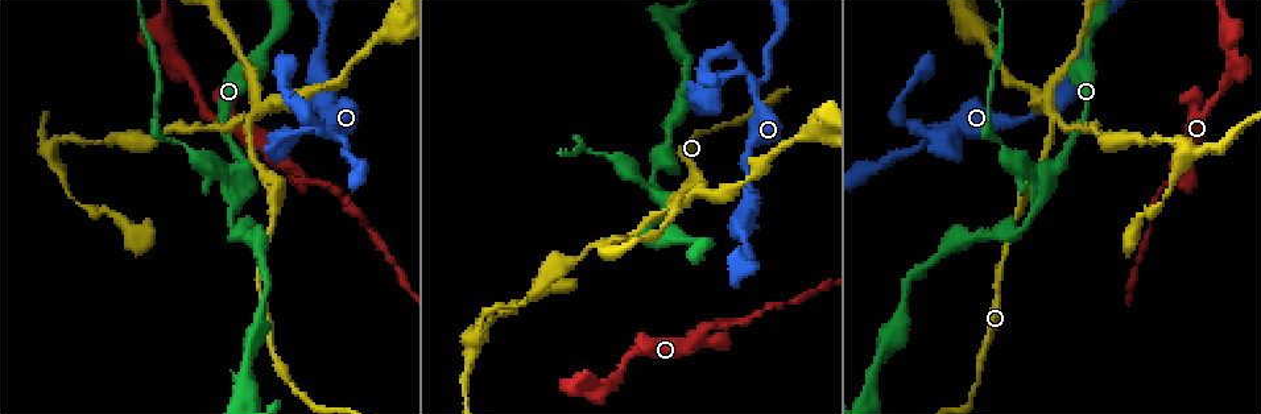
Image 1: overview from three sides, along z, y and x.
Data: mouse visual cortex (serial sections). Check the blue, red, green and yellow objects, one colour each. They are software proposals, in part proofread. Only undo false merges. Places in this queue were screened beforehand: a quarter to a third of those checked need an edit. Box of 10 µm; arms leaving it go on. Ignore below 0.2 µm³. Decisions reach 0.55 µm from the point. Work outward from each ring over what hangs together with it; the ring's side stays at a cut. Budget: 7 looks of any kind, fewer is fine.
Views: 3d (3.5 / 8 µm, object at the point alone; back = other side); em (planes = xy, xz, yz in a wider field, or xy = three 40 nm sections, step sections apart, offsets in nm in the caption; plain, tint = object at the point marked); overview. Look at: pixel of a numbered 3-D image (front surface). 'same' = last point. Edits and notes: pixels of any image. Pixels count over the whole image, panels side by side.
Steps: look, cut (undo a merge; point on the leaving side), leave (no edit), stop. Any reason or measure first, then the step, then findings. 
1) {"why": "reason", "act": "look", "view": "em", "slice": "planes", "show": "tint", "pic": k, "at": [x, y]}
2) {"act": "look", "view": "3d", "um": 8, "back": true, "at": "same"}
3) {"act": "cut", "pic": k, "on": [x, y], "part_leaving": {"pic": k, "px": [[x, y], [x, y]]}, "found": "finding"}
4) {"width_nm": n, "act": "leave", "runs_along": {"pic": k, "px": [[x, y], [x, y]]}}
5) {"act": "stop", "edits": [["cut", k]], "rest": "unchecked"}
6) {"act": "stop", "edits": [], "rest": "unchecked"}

{"why": "sudden change in width", "act": "look", "view": "3d", "um": 3.5, "pic": 1, "at": [667, 203]}

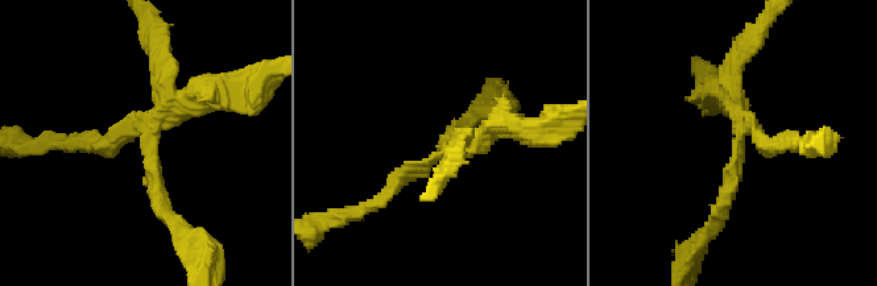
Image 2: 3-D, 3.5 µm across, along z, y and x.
{"why": "need the tissue", "act": "look", "view": "em", "slice": "xy", "step": 1, "show": "tint", "pic": 2, "at": [741, 134]}

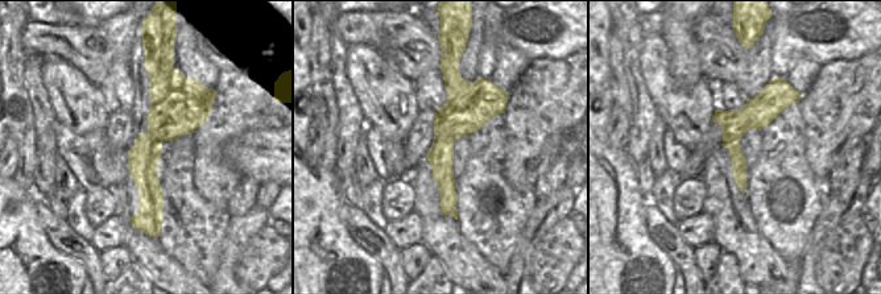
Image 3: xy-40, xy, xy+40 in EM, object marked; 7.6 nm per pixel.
{"arms": 3, "act": "cut", "pic": 2, "on": [218, 87], "border": {"pic": 3, "px": [[183, 78], [160, 106], [152, 106]]}, "found": "a second cell is stuck on"}

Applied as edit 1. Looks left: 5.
{"why": "redraw", "act": "look", "view": "overview"}

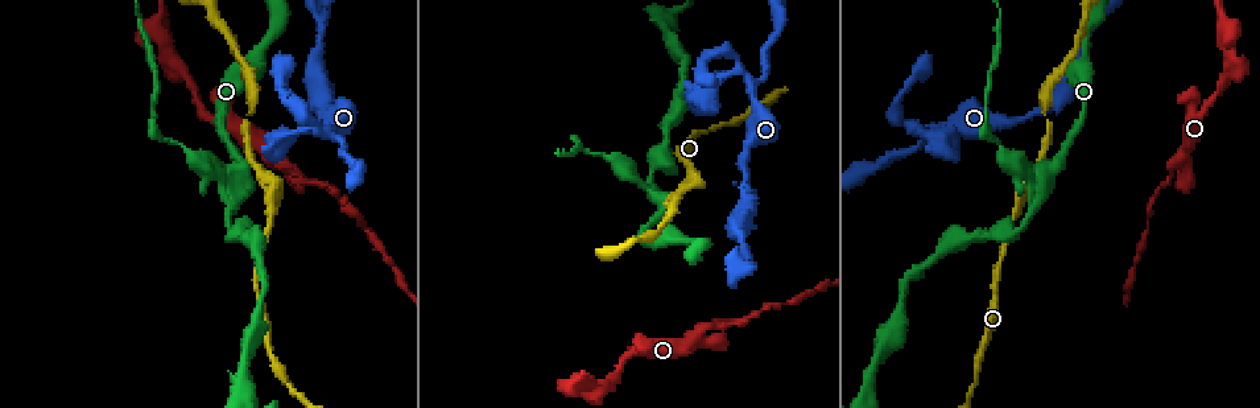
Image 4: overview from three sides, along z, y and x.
{"why": "thin neck", "act": "look", "view": "3d", "um": 3.5, "pic": 4, "at": [585, 150]}

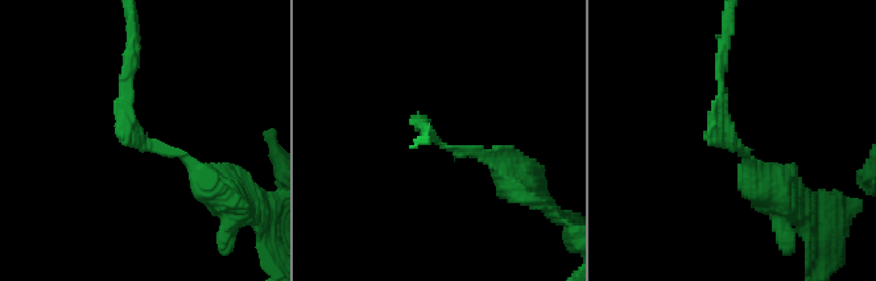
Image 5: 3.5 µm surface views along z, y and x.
{"arm_widths_nm": [150, 300], "act": "look", "view": "em", "slice": "planes", "show": "tint", "pic": 5, "at": [445, 145]}

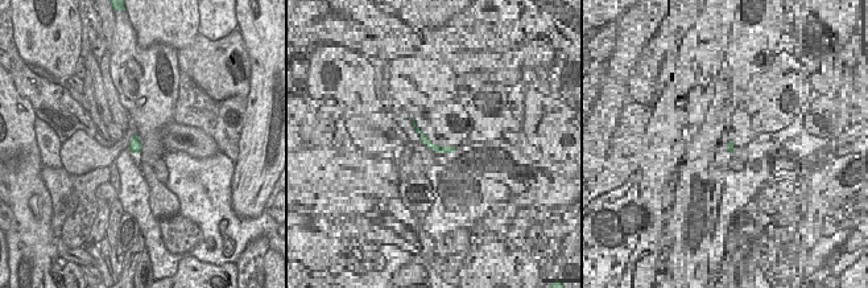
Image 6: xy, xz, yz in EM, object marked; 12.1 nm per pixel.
{"act": "leave", "runs_along": {"pic": 5, "px": [[217, 190], [177, 153], [136, 137], [124, 73]]}, "found": "continuous, no second cell"}

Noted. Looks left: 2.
{"why": "thick turns thin", "act": "look", "view": "3d", "um": 3.5, "pic": 4, "at": [713, 327]}

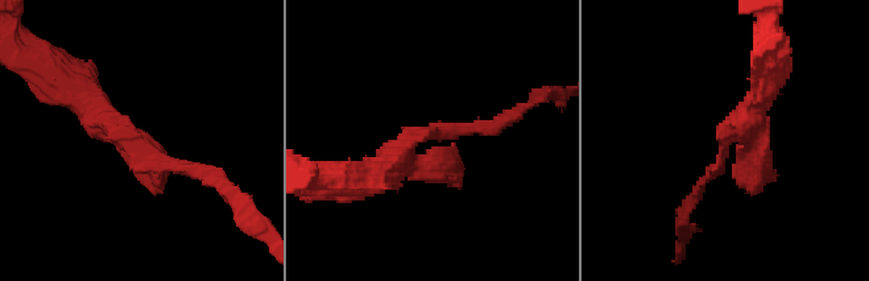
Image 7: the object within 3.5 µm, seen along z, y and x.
{"act": "look", "view": "em", "slice": "xy", "step": 5, "show": "tint", "pic": 7, "at": [427, 135]}

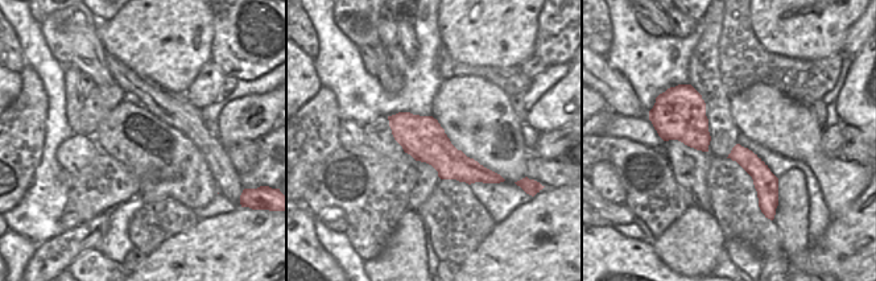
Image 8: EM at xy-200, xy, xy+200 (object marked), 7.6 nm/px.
{"act": "leave", "runs_along": {"pic": 8, "px": [[392, 119], [451, 164], [494, 178]]}, "found": "all the same cell"}

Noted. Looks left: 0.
{"act": "stop", "edits": [["cut", 2]], "rest": "unchecked"}

